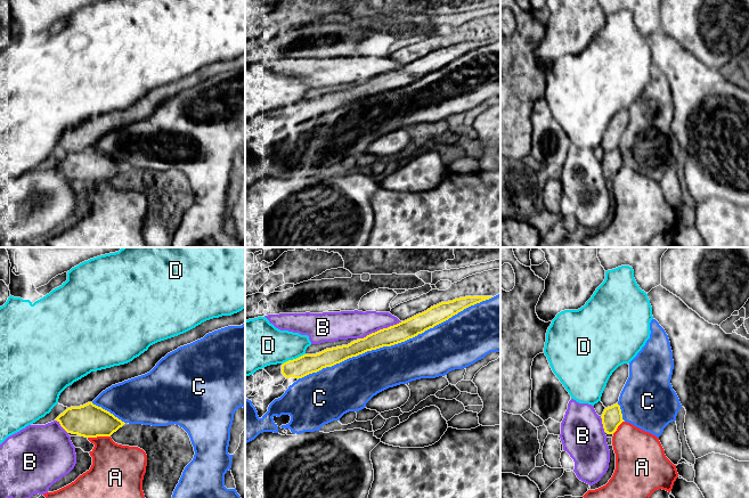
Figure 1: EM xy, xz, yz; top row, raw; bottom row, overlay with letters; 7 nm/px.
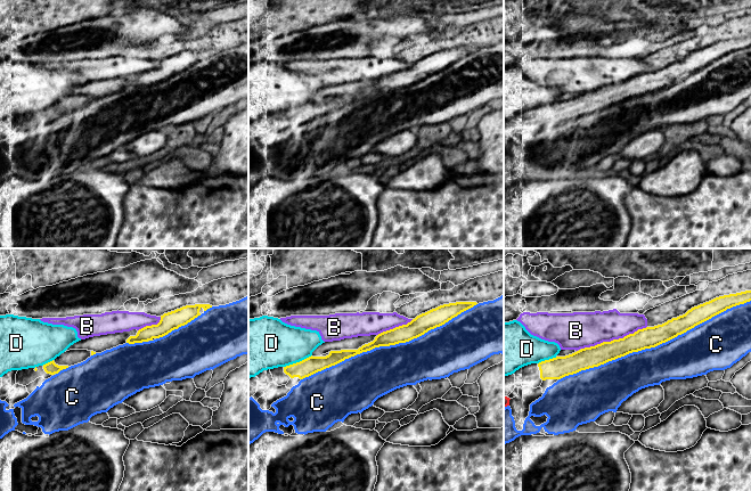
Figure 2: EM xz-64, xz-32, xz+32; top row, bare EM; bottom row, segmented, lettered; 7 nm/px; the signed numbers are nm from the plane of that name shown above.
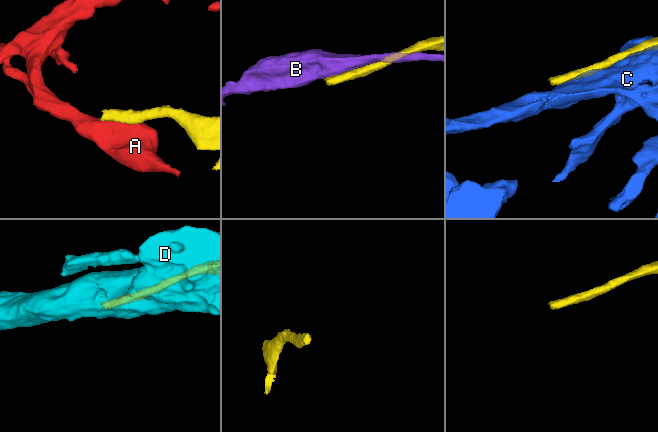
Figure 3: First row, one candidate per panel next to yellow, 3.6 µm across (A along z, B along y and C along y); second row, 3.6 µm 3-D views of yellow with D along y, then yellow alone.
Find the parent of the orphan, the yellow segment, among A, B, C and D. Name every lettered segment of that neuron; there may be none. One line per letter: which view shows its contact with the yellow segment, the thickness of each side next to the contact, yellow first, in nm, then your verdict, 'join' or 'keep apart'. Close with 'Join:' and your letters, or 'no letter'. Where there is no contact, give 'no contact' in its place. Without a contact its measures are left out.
A: contact in xy; calibres 240 and 320 nm; keep apart
B: contact in xz; calibres 140 and 190 nm; keep apart
C: contact in xz; calibres 140 and 320 nm; keep apart
D: contact in xz; calibres 140 and 320 nm; keep apart
Join: no letter

